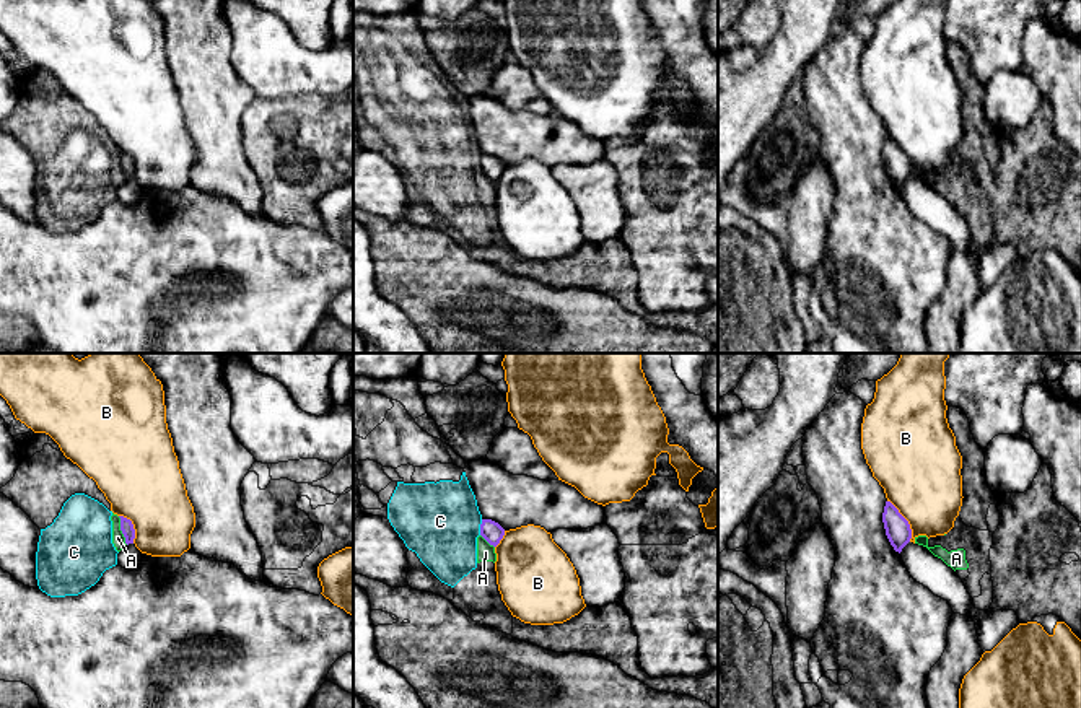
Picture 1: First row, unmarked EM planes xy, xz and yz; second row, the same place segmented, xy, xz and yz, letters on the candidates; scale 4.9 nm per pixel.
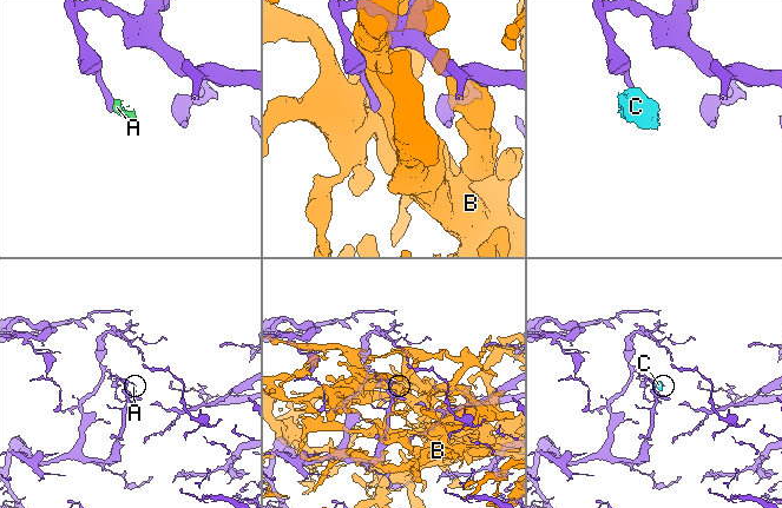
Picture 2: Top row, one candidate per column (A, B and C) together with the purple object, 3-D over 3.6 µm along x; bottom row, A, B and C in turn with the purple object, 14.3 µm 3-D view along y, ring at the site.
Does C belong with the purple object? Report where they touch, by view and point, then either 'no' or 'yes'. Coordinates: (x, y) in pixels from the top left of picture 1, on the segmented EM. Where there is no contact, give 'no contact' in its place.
contact xz (481, 528); no

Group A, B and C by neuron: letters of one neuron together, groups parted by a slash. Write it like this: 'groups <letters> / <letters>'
groups A C / B

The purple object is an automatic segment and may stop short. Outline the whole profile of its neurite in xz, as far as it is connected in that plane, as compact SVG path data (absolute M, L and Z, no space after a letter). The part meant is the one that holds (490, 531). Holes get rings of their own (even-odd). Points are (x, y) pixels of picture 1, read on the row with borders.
M482 519L480 524L480 535L493 547L497 547L500 544L500 540L505 535L505 529L492 521L492 519Z

